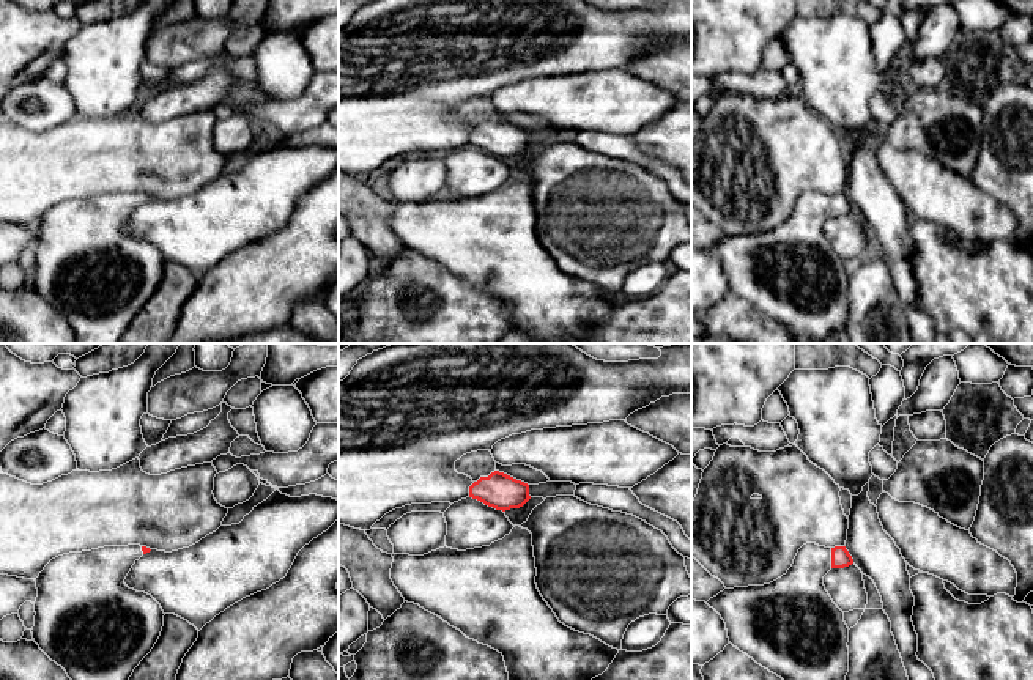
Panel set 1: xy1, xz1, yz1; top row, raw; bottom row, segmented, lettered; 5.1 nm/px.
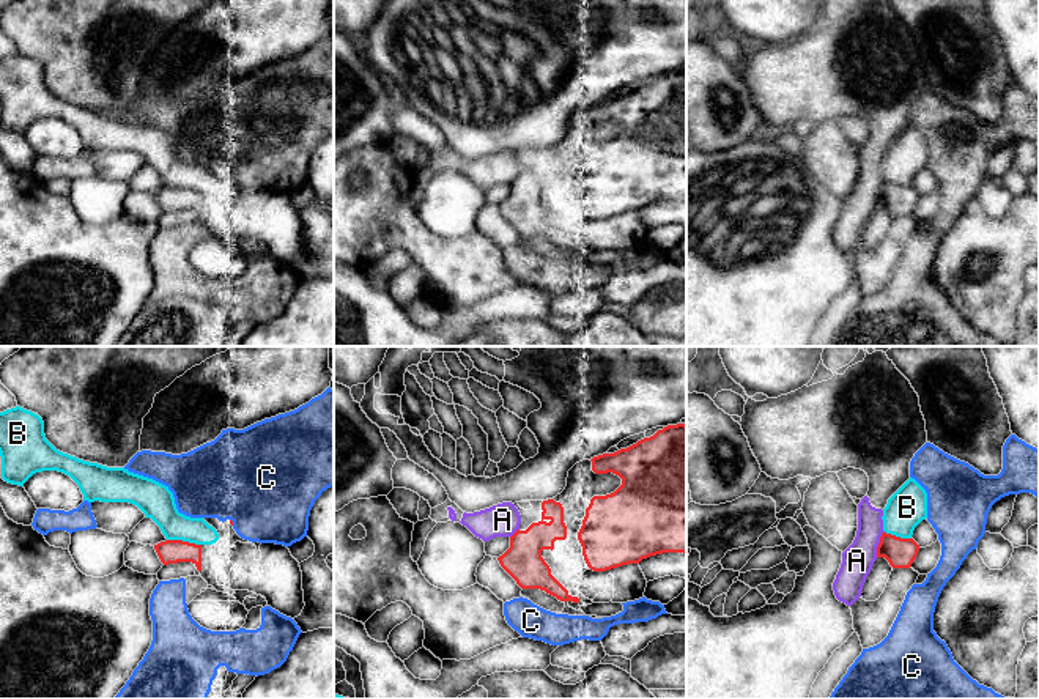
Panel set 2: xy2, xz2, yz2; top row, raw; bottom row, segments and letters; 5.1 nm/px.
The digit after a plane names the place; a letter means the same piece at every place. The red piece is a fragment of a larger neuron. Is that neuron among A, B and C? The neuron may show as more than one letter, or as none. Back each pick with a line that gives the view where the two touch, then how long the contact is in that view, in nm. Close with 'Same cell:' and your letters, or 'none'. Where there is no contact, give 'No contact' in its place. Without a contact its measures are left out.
Same cell: none

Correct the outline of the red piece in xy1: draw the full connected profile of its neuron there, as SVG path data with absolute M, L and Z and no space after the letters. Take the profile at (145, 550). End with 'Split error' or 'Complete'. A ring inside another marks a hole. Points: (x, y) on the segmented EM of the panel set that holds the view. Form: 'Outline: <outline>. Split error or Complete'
Outline: M104 546L52 559L36 581L35 642L71 680L129 680L164 626L164 611L148 593L124 584L132 565L151 549Z. Split error

